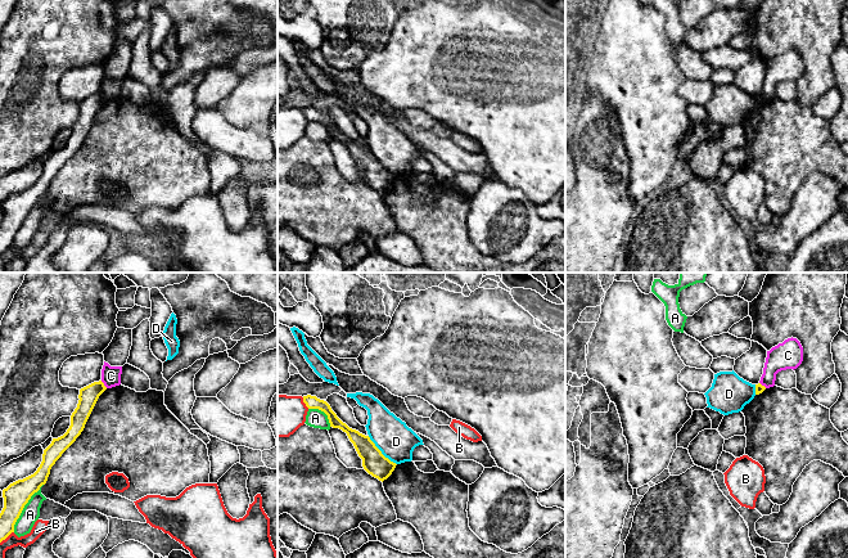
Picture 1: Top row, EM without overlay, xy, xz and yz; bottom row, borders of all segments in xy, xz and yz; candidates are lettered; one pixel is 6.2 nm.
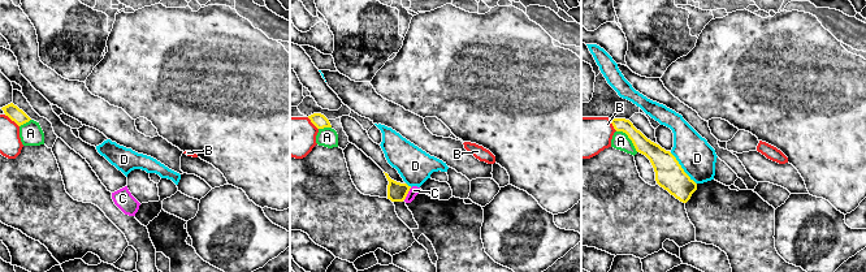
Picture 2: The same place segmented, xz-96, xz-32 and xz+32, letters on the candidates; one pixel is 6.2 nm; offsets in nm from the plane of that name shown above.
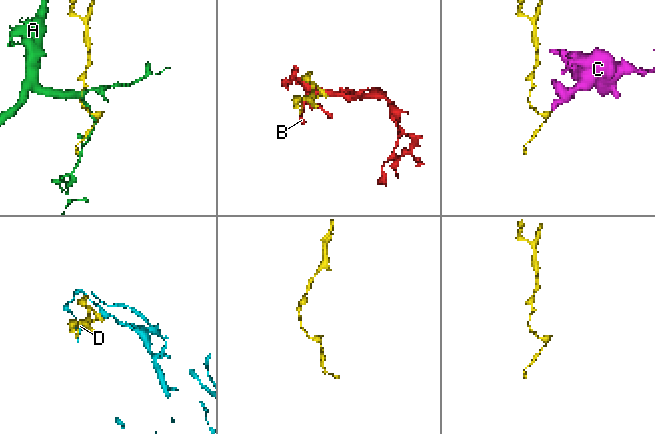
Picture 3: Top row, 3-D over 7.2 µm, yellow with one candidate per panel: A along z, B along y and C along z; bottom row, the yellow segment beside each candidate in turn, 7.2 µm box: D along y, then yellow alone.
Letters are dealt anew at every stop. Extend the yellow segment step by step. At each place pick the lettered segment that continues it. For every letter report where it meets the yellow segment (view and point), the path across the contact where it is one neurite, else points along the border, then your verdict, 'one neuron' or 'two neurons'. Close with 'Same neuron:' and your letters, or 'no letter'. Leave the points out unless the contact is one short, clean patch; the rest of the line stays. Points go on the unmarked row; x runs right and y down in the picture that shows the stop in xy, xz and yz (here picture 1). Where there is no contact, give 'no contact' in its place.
A: contact xy (23, 219); two neurons
B: contact xz (303, 113); two neurons
C: contact xy (103, 97); border xy (100, 93), (107, 99); two neurons
D: contact xz (380, 163); two neurons
Same neuron: no letter

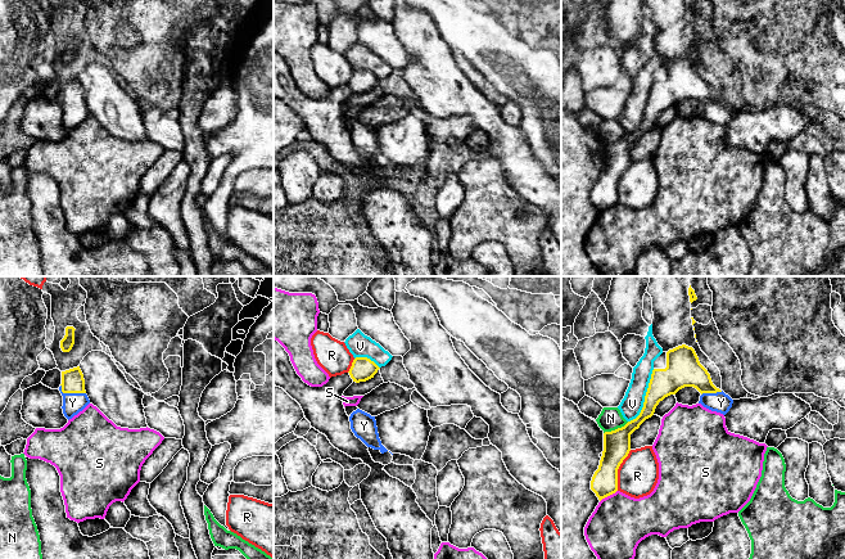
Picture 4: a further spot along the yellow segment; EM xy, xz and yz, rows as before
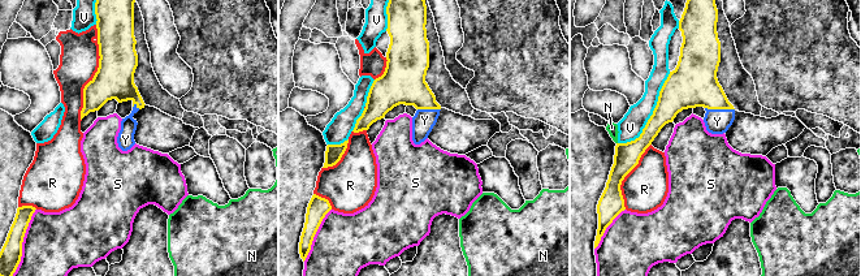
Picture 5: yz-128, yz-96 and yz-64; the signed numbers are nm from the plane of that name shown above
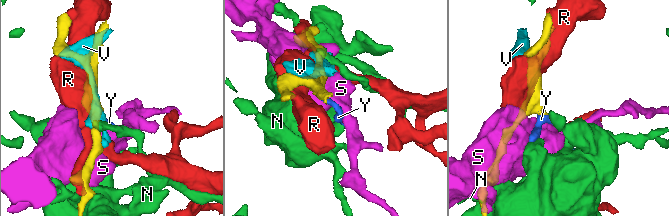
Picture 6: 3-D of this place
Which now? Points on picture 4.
N: contact yz (615, 141); two neurons
R: contact yz (617, 183); two neurons
S: contact yz (608, 207); two neurons
V: contact yz (645, 109); two neurons
Y: contact xy (71, 104); way xy (72, 93), (71, 104), (72, 115); one neuron
Same neuron: Y

